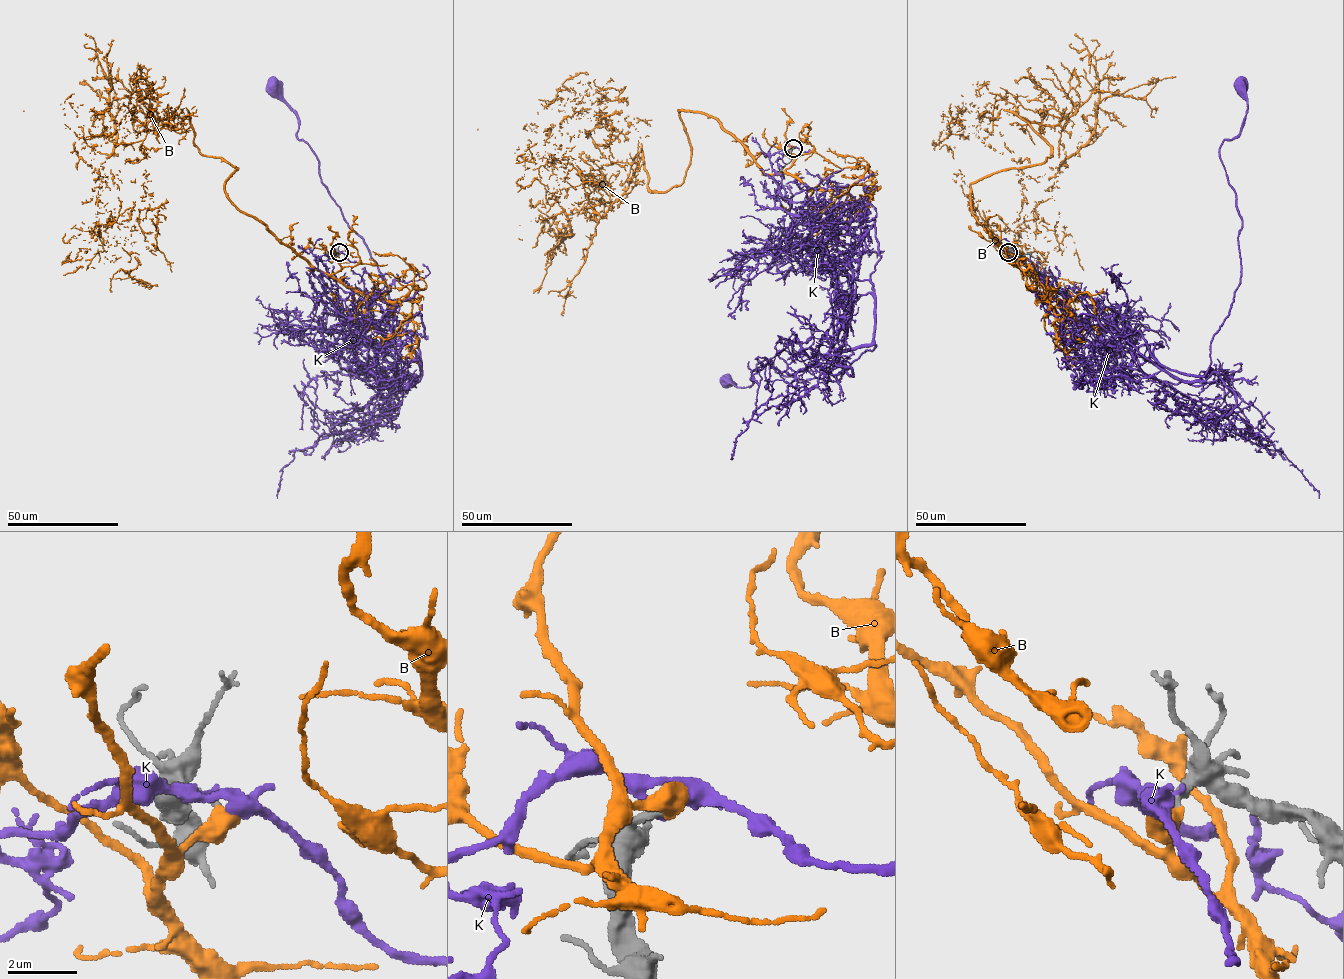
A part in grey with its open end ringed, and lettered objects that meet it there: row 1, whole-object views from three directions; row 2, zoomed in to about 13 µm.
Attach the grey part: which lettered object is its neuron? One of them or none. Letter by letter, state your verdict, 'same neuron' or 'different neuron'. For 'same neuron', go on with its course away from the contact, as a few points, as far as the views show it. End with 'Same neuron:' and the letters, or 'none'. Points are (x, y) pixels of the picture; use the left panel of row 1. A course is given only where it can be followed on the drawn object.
B: same neuron; it runs (339, 252), (321, 272), (243, 213), (185, 107), (147, 123), (149, 207), (91, 231), (116, 134), (86, 43)
K: different neuron
Same neuron: B

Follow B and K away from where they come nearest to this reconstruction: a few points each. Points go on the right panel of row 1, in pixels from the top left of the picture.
B: (1008, 252), (970, 184), (1051, 147), (940, 134), (1014, 230), (1092, 134), (1071, 43)
K: (1008, 251), (1105, 342), (1160, 344), (1160, 364), (1203, 376), (1241, 275), (1219, 152), (1243, 125), (1240, 85)

